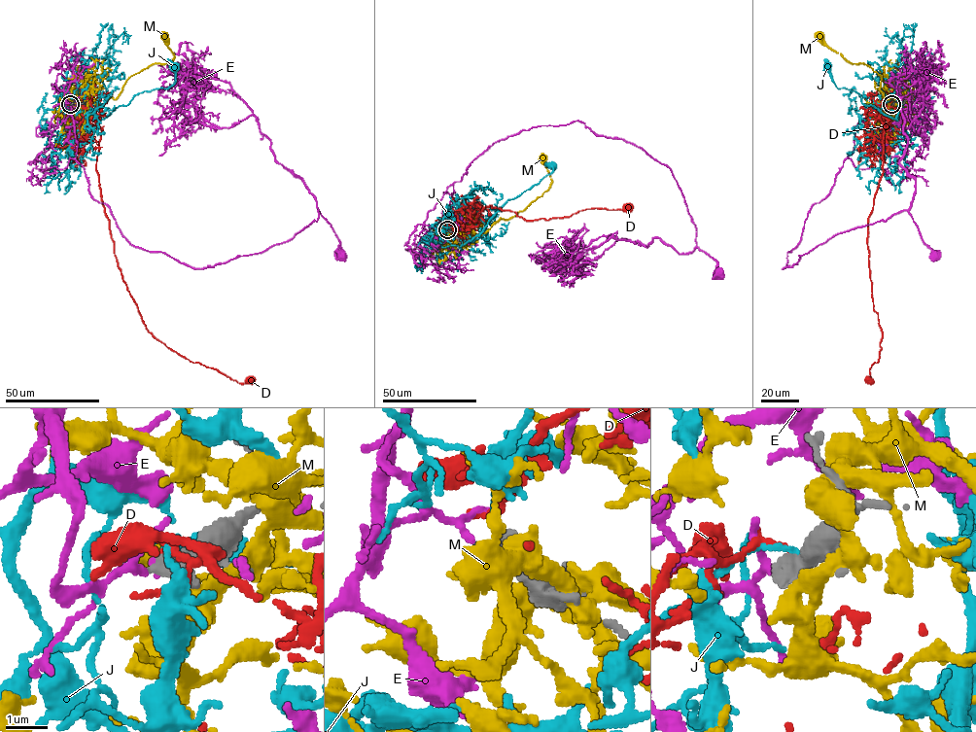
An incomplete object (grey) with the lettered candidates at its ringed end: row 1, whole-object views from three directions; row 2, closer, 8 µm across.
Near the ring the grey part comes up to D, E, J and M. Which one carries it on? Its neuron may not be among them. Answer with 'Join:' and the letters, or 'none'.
Join: E

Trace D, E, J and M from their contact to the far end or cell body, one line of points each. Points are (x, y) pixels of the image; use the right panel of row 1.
D: (891, 104), (882, 117), (888, 121), (883, 172), (867, 220), (873, 309), (882, 331), (868, 381)
E: (891, 104), (874, 104), (856, 124), (854, 151), (812, 206), (783, 269), (838, 233), (904, 210), (933, 257)
J: (891, 104), (891, 117), (903, 109), (897, 120), (865, 105), (854, 91), (838, 88), (827, 67)
M: (891, 105), (896, 103), (884, 96), (880, 75), (864, 63), (847, 61), (819, 37)

